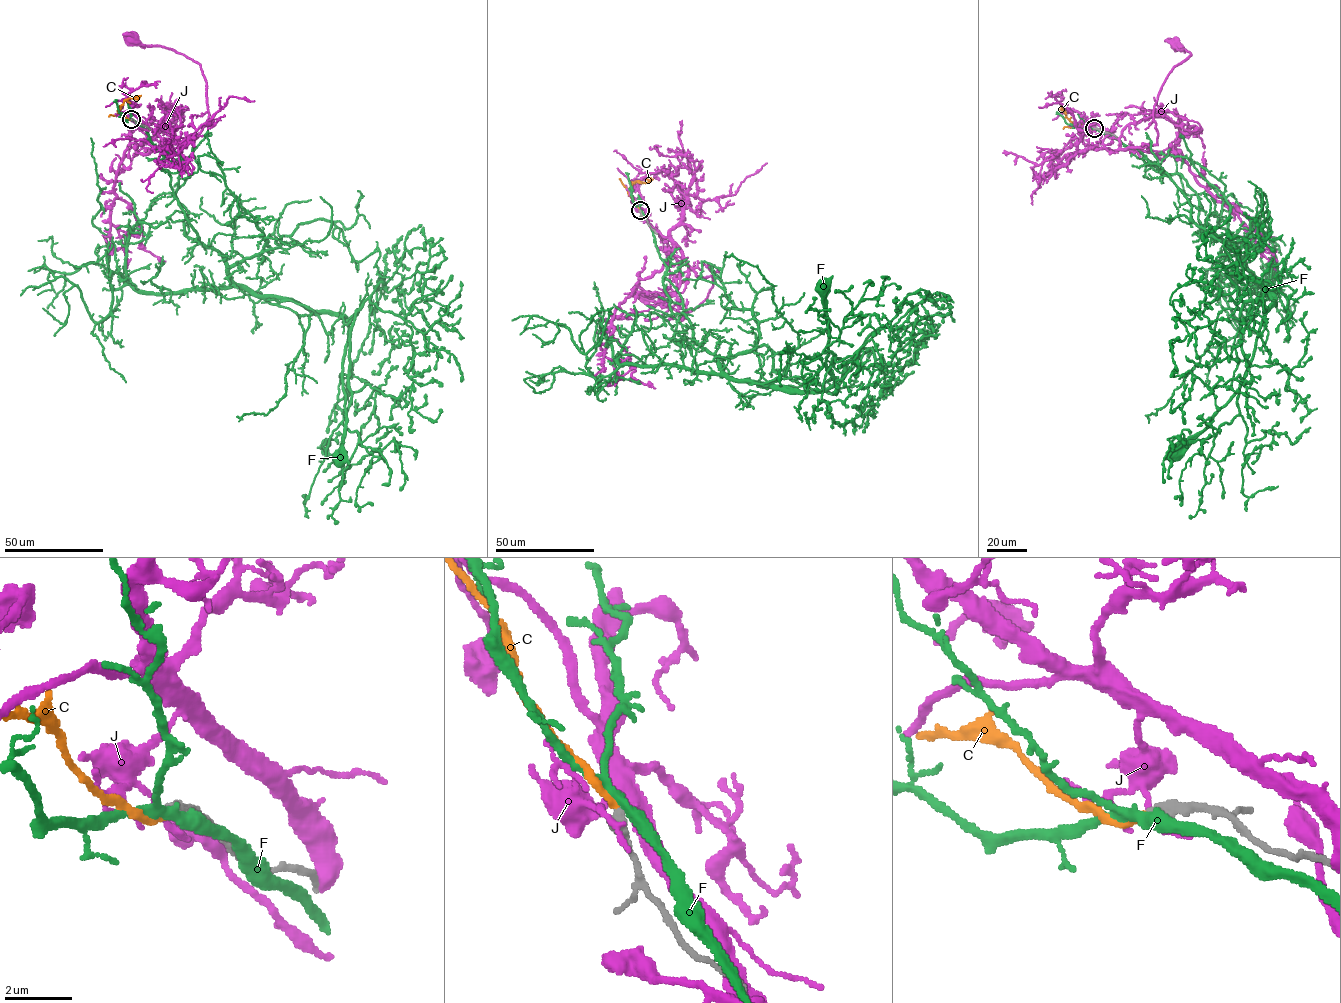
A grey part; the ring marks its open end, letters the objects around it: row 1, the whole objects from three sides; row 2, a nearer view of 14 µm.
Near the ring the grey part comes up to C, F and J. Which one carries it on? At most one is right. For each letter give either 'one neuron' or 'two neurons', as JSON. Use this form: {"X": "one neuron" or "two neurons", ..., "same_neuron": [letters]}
{"C": "one neuron", "F": "two neurons", "J": "two neurons", "same_neuron": ["C"]}

